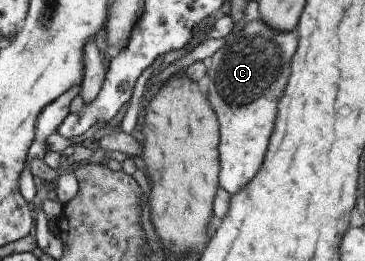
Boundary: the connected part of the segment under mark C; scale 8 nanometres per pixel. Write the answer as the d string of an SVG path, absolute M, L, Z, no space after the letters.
M259 17L247 22L241 30L228 35L223 40L223 46L206 60L206 74L210 79L207 84L207 102L211 110L215 112L217 134L219 134L217 144L218 186L225 192L233 194L247 180L251 180L255 170L261 166L261 160L263 160L263 154L267 150L269 136L273 130L273 122L277 116L277 102L283 96L283 88L289 76L289 62L297 48L299 38L295 32L277 32L273 28L267 28L267 24L263 24Z

